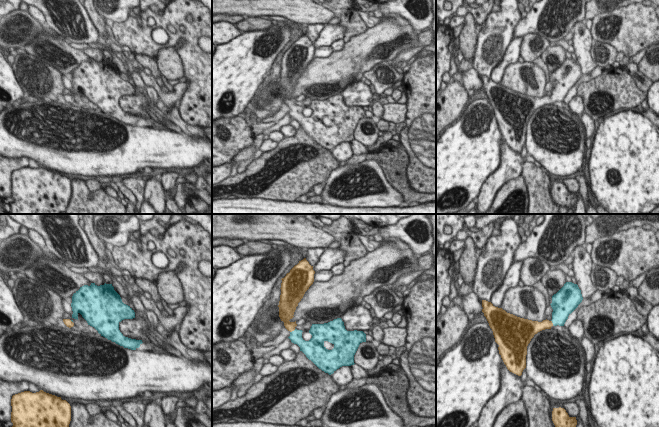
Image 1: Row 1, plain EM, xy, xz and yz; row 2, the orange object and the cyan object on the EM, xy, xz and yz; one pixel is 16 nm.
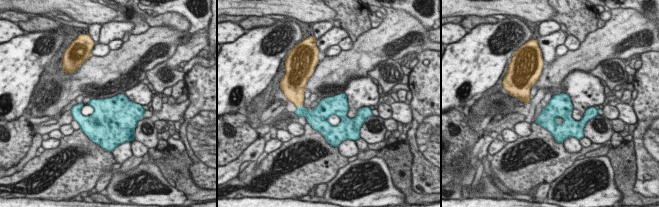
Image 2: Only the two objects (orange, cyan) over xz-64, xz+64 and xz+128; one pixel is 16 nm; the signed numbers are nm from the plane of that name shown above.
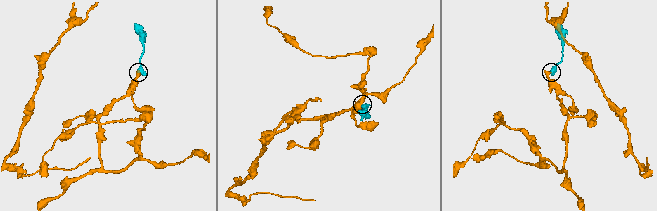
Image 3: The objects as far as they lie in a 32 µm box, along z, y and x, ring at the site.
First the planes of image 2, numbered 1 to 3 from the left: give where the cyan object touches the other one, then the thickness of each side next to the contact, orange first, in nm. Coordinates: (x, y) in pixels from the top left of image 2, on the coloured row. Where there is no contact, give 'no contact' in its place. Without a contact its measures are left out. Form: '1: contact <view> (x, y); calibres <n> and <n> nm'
1: no contact
2: contact xz+64 (299, 105); calibres 320 and 200 nm
3: no contact

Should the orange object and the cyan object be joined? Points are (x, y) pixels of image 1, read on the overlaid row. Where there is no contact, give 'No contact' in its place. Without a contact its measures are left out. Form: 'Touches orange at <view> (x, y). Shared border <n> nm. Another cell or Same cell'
Touches orange at xz (292, 330). Shared border 110 nm. Same cell.

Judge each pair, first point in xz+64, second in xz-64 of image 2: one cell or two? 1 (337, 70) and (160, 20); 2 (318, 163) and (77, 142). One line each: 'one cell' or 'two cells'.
1: two cells
2: one cell

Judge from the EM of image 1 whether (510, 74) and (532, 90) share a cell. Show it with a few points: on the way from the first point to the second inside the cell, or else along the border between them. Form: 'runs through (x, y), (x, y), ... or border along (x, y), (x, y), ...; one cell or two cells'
runs through (515, 75), (527, 85); one cell

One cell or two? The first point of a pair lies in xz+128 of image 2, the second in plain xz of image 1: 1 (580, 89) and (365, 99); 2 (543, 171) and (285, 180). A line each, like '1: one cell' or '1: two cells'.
1: one cell
2: one cell

